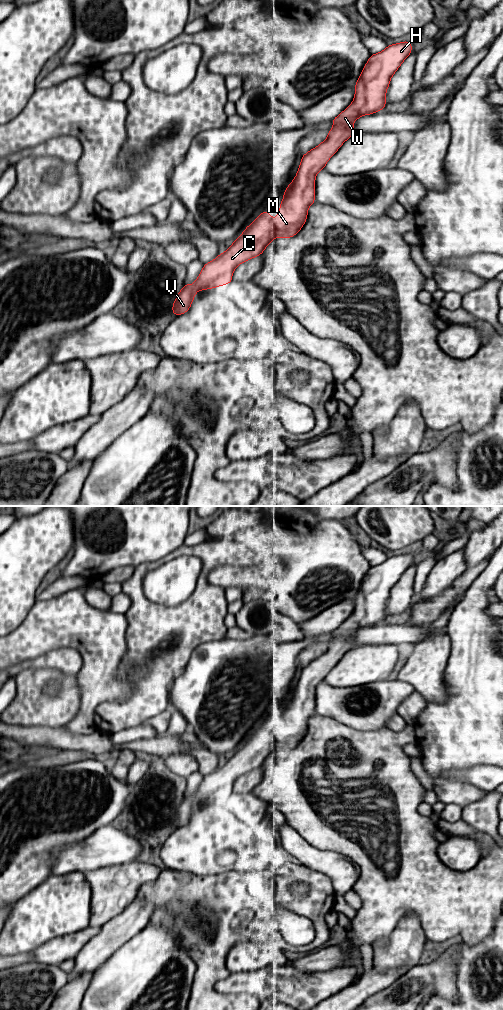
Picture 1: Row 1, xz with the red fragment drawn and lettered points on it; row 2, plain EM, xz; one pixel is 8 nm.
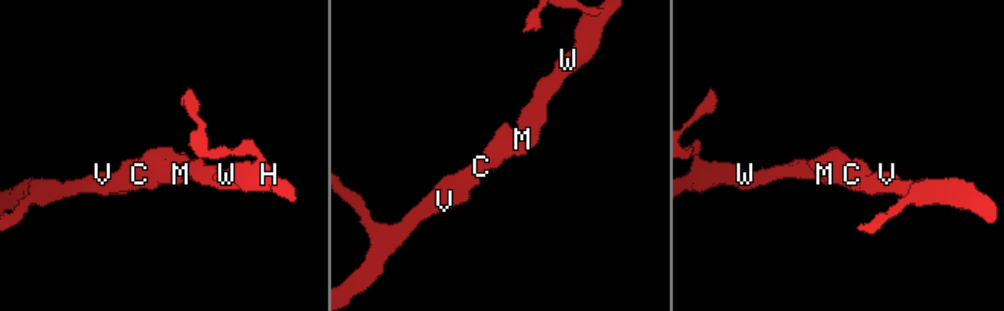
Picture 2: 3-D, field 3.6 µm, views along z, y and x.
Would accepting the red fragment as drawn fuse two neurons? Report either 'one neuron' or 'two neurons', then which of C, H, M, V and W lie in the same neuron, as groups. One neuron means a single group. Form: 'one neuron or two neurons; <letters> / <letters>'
one neuron; C H M V W

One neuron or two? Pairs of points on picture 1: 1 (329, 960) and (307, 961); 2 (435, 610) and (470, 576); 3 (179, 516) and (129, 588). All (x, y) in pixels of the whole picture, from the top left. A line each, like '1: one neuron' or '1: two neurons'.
1: one neuron
2: one neuron
3: two neurons

